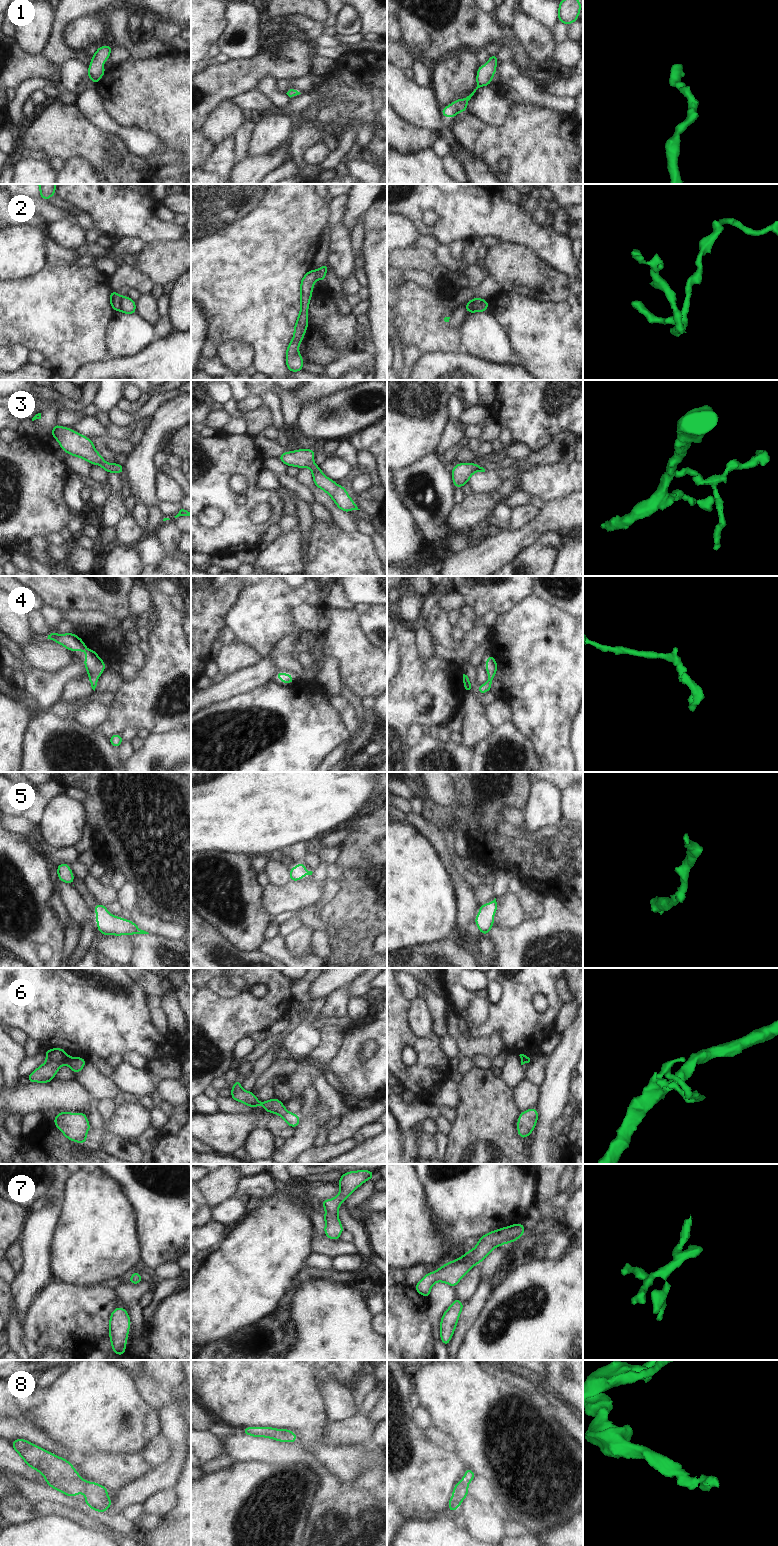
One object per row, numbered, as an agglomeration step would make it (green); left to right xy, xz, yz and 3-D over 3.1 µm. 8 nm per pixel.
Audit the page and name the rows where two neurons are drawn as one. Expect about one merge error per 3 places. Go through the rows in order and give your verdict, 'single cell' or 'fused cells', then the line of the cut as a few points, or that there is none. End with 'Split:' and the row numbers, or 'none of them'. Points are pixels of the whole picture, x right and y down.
1: single cell; cut none
2: fused cells; cut xy (122, 297), (119, 303), (119, 310)
3: single cell; cut none
4: single cell; cut none
5: single cell; cut none
6: fused cells; cut xy (67, 1059), (66, 1062)
7: single cell; cut none
8: single cell; cut none
Split: 2, 6

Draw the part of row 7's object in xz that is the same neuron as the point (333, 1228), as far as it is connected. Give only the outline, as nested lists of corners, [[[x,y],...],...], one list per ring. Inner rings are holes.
[[[359,1170],[343,1173],[338,1181],[340,1193],[334,1199],[321,1200],[321,1205],[326,1209],[324,1235],[332,1240],[339,1240],[344,1228],[338,1218],[340,1204],[353,1193],[360,1185],[374,1178],[374,1171]]]

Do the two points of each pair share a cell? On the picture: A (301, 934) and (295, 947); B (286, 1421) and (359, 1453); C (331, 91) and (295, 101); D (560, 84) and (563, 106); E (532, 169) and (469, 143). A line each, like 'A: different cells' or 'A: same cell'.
A: same cell
B: same cell
C: different cells
D: different cells
E: same cell

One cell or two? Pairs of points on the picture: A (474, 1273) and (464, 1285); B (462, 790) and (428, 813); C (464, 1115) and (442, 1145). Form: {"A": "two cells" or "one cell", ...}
{"A": "one cell", "B": "one cell", "C": "two cells"}

